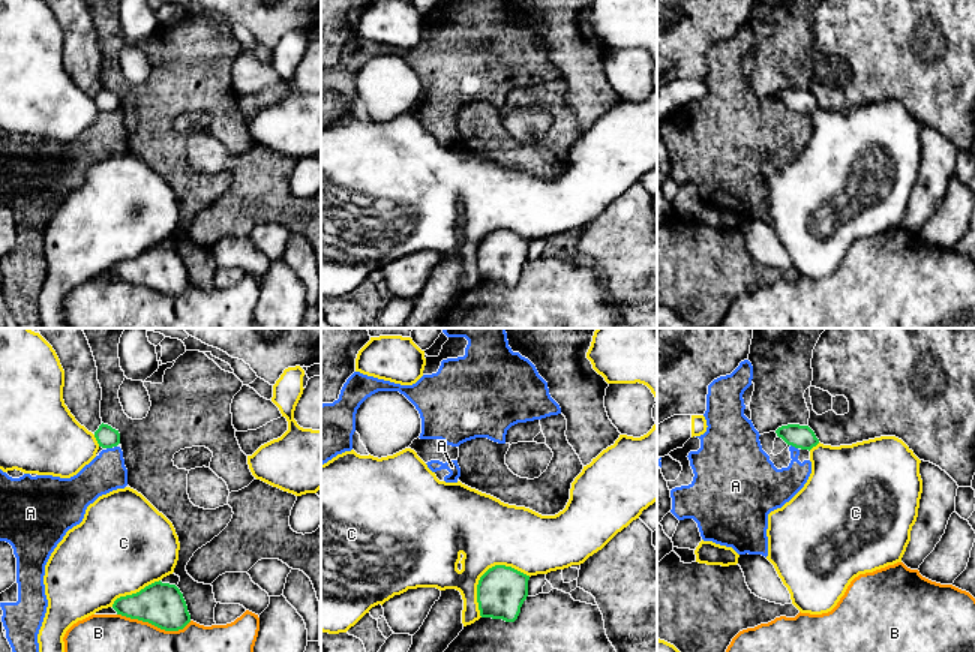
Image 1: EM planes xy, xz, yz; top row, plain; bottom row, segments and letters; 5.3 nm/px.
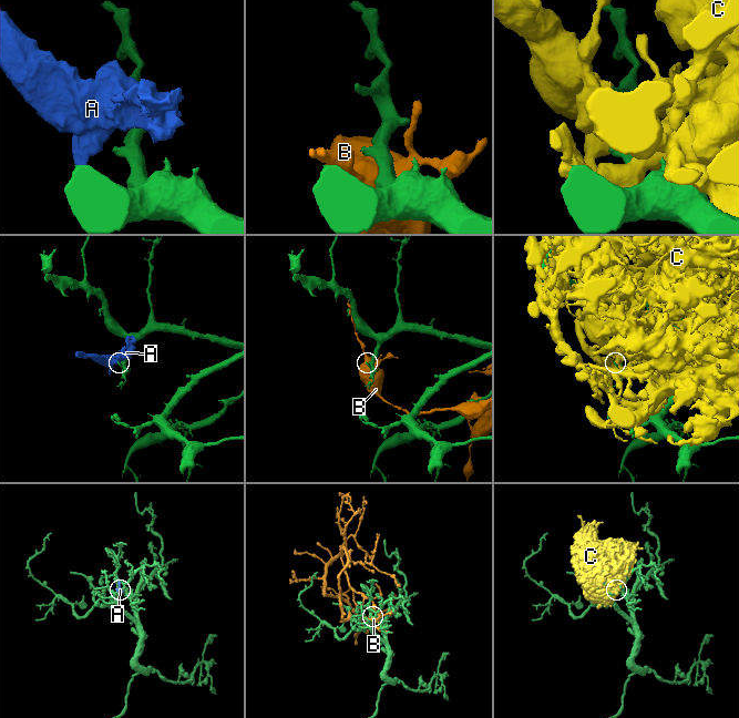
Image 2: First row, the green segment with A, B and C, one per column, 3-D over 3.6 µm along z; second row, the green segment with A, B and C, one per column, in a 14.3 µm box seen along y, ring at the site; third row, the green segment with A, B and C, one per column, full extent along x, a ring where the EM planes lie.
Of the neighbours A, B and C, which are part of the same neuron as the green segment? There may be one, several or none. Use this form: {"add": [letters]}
{"add": []}

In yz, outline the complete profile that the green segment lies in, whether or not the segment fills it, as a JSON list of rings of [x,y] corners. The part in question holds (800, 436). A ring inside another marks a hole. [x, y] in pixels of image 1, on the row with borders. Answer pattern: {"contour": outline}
{"contour": [[[788,424],[776,430],[777,436],[782,438],[788,445],[801,450],[812,450],[819,444],[814,432],[808,426]]]}

